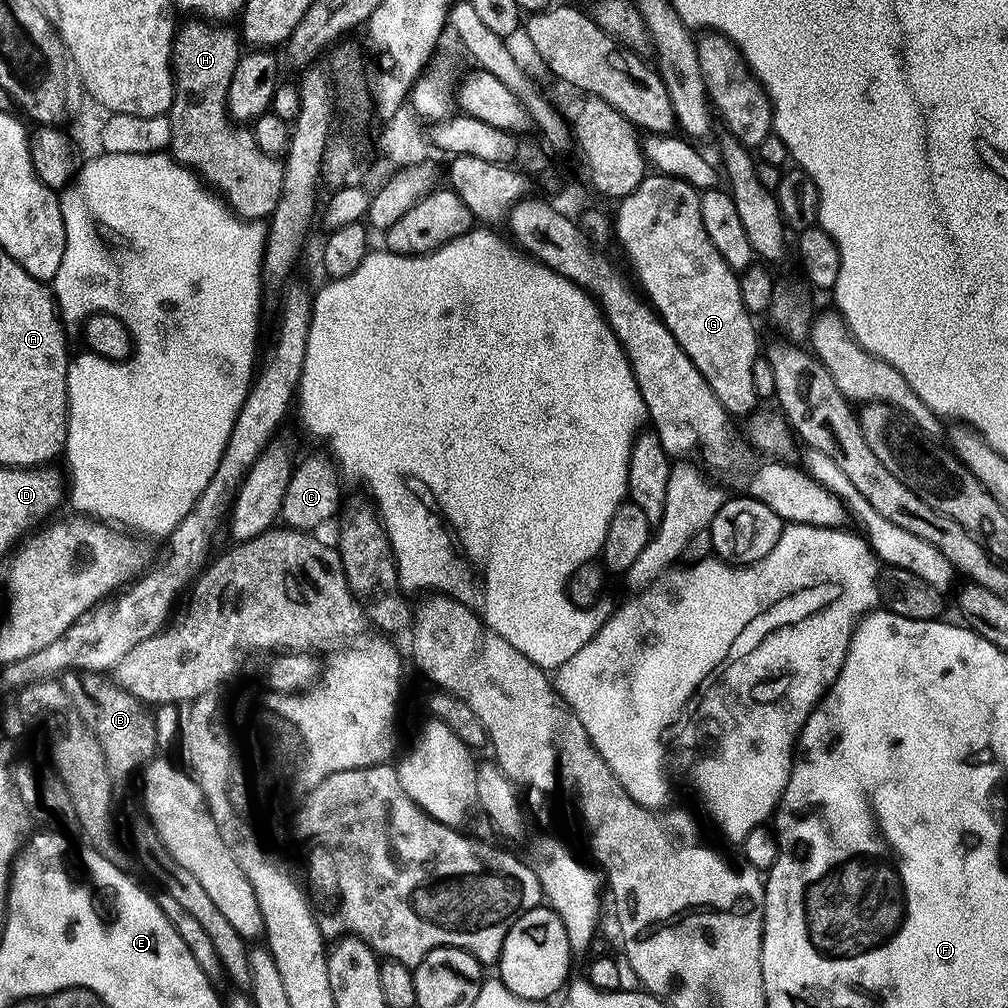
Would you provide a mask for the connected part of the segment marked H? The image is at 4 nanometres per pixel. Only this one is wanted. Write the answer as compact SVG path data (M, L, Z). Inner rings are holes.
M203 18L189 20L192 20L189 24L184 24L181 28L179 25L172 41L174 91L172 106L166 113L172 135L171 155L184 167L203 177L213 189L219 190L226 199L228 207L237 216L253 222L263 221L271 217L275 207L278 206L279 196L282 194L284 166L273 153L262 151L256 141L256 135L251 130L237 126L228 115L228 87L242 55L241 41L237 33L233 29L232 33L228 26L221 26Z

